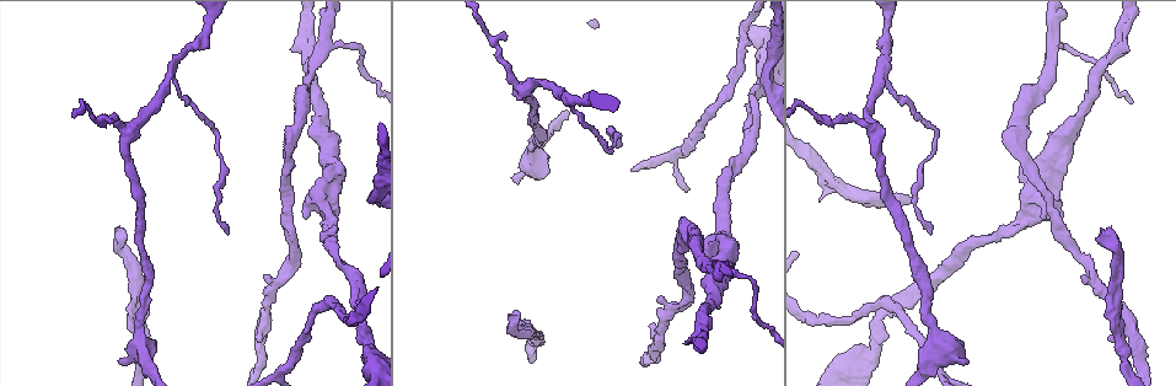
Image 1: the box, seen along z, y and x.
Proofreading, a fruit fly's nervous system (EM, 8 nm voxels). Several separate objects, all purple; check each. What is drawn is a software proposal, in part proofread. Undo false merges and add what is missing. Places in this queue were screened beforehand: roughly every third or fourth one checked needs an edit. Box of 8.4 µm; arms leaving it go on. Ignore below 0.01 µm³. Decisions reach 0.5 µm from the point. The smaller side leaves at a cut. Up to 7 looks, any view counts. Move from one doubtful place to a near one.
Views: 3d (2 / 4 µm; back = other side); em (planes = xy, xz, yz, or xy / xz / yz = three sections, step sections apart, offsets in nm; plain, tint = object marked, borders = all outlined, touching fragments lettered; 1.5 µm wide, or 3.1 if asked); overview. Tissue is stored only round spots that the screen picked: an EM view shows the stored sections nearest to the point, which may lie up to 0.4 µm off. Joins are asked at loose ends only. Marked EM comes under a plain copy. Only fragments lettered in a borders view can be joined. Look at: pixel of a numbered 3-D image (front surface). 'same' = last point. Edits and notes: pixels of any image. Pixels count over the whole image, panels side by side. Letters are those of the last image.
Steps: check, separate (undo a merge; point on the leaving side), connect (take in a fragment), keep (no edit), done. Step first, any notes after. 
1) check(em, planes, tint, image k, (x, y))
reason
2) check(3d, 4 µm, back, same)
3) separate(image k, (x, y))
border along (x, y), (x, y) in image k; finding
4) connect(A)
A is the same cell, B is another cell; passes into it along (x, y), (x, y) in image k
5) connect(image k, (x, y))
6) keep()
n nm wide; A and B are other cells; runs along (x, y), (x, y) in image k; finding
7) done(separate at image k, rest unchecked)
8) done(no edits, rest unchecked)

check(em, planes, borders, image 1, (1101, 227))
an open end

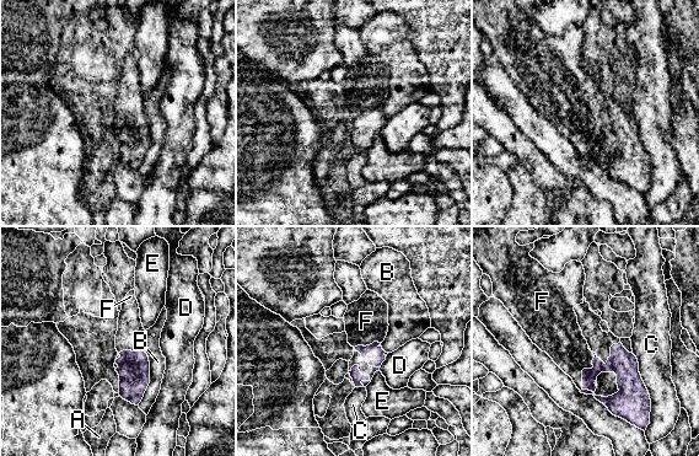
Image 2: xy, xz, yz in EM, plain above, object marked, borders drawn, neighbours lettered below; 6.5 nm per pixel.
connect(F)
F is the same cell, A, B, C, D and E are other cells; passes into it along (624, 364), (587, 369), (563, 341) in image 2; the neuron continues

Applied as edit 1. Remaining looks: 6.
check(em, planes, borders, image 1, (261, 339))
branch stops here

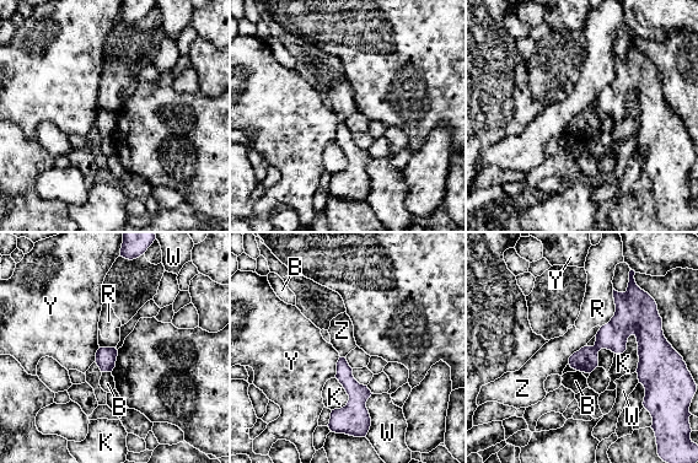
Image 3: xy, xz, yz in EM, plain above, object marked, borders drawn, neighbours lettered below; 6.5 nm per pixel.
keep()
140 nm wide; B, K, R, W, Y and Z are other cells; border along (102, 371), (111, 372) in image 3; none of them fits

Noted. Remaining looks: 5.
check(em, planes, borders, image 1, (935, 131))
sharp bend

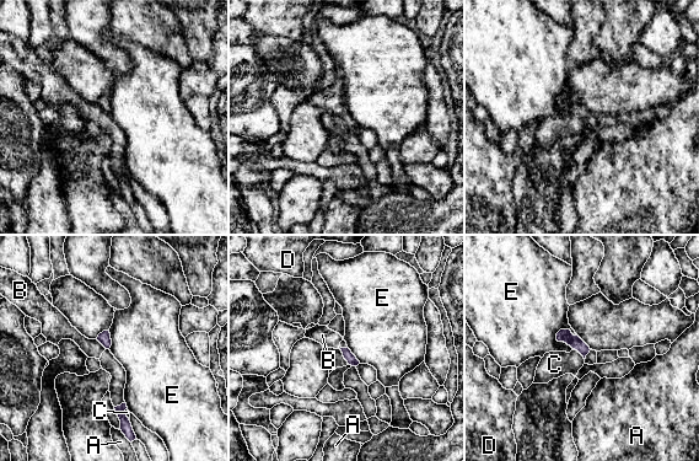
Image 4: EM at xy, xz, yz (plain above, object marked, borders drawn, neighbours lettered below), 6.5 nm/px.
keep()
E touches over 170 nm; A, B, C, D and E are other cells; border along (574, 348), (584, 359) in image 4; one neuron here

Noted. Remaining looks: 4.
done(connect at image 2, rest unchecked)

